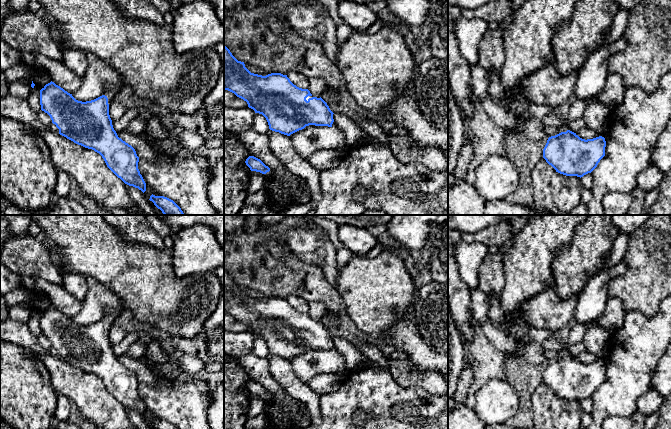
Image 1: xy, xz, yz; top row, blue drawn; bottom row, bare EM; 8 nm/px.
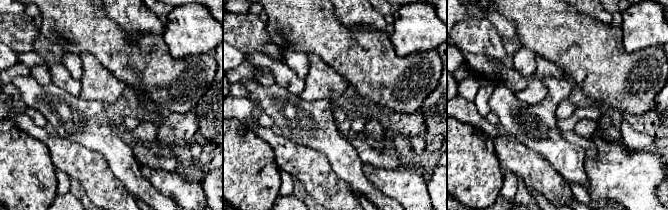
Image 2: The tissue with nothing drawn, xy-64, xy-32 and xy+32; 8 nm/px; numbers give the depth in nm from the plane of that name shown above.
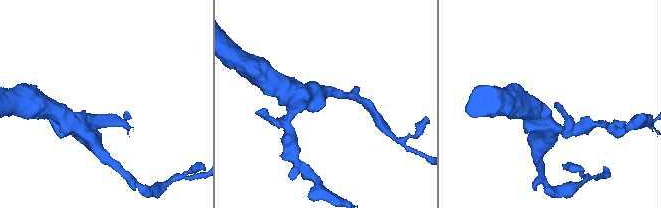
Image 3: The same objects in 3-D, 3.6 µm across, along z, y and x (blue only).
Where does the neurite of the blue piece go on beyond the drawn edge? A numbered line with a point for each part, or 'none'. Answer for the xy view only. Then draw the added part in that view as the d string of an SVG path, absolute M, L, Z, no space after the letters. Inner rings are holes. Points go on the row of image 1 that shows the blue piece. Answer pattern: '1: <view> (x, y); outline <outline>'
1: xy (110, 91); outline M108 83L105 84L103 95L105 95L108 98L109 106L114 101L115 96L119 93L121 88L121 85L110 85Z

